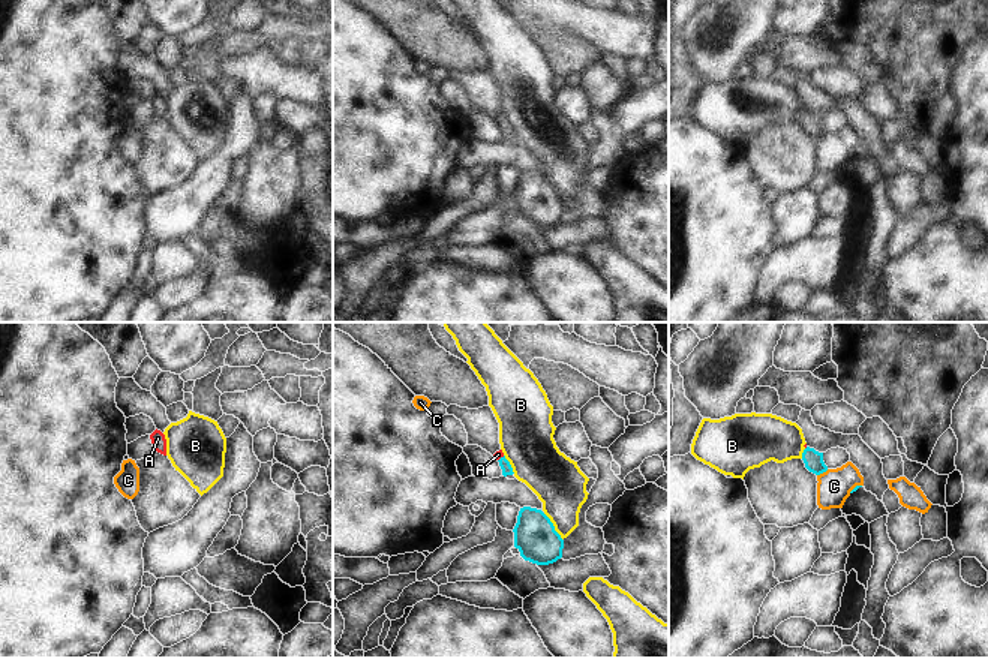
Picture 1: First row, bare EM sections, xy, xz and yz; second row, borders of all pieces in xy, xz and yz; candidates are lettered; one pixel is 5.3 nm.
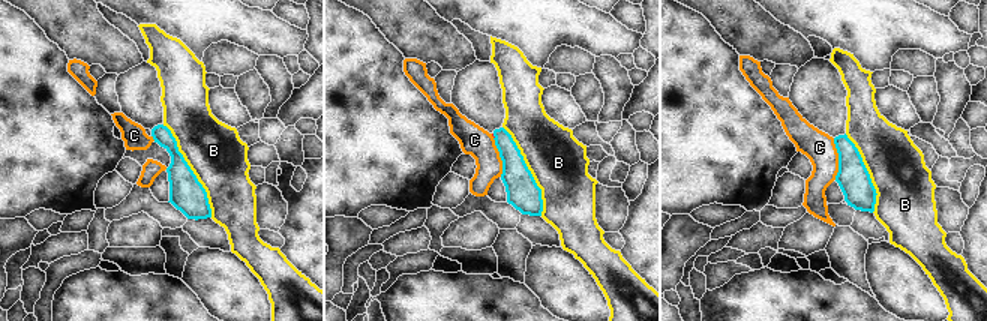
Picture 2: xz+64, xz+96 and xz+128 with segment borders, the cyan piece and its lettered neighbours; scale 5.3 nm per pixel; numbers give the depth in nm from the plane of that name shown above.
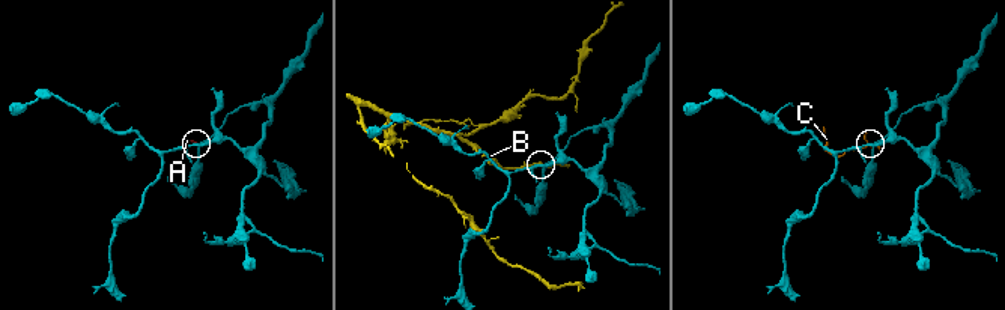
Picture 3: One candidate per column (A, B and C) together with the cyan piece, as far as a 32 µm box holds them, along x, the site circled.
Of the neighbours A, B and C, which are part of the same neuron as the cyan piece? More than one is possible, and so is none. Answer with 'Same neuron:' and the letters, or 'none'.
Same neuron: A.

